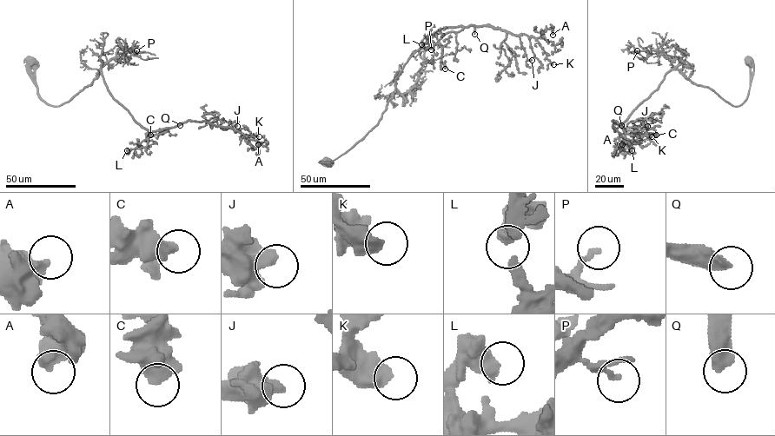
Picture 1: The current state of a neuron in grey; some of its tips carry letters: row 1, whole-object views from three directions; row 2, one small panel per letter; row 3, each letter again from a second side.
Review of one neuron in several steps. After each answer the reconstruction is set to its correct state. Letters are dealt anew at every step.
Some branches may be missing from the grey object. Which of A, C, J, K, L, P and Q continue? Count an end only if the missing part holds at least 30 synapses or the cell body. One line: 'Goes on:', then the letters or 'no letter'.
Goes on: Q

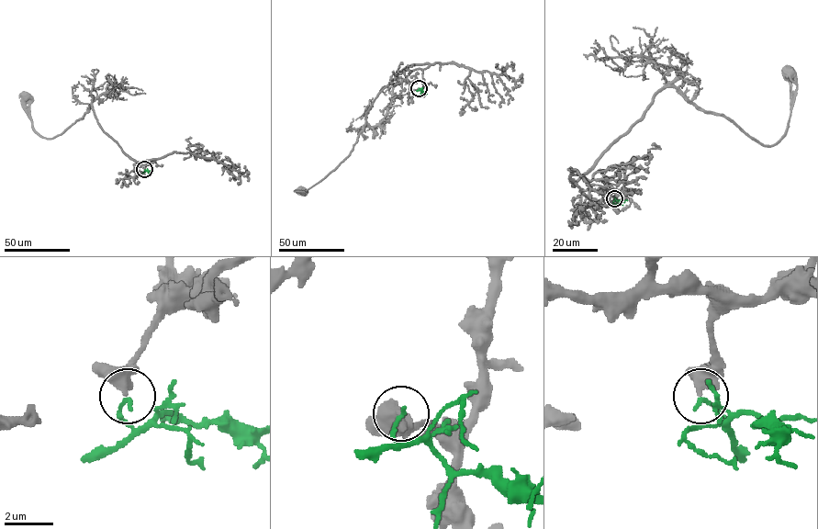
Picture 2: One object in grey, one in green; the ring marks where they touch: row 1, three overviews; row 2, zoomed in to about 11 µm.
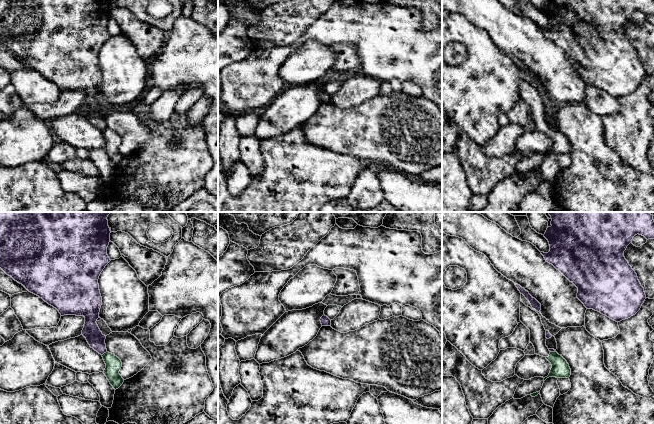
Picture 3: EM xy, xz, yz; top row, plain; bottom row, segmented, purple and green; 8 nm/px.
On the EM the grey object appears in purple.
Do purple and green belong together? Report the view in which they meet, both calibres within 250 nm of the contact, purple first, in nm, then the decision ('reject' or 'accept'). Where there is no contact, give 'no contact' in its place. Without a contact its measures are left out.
xy | 140/130 nm | reject

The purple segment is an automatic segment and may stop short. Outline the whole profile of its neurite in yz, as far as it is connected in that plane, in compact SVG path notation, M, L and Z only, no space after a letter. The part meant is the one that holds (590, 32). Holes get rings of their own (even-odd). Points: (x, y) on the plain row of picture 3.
M551 0L544 13L548 16L550 27L541 28L546 38L552 40L577 64L577 74L587 85L593 85L610 95L620 98L635 91L646 75L644 64L637 50L624 33L624 27L635 11L654 15L654 0Z

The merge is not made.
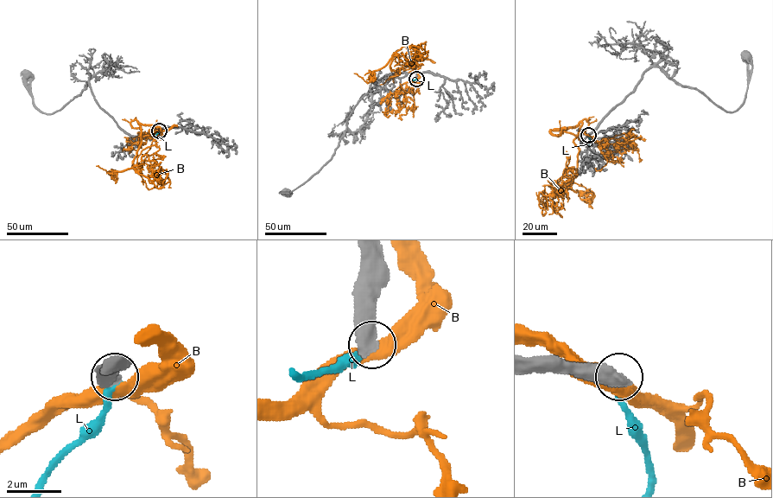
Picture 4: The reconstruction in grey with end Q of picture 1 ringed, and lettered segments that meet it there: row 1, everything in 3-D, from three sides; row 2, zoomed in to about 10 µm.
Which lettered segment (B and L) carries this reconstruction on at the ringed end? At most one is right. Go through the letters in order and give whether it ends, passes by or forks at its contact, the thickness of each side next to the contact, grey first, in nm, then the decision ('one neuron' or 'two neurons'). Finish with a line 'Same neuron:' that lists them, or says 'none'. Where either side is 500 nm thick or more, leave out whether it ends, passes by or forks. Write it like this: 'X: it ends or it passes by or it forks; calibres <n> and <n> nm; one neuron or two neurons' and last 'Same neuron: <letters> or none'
B: calibres 550 and 460 nm; two neurons
L: calibres 600 and 260 nm; two neurons
Same neuron: none

